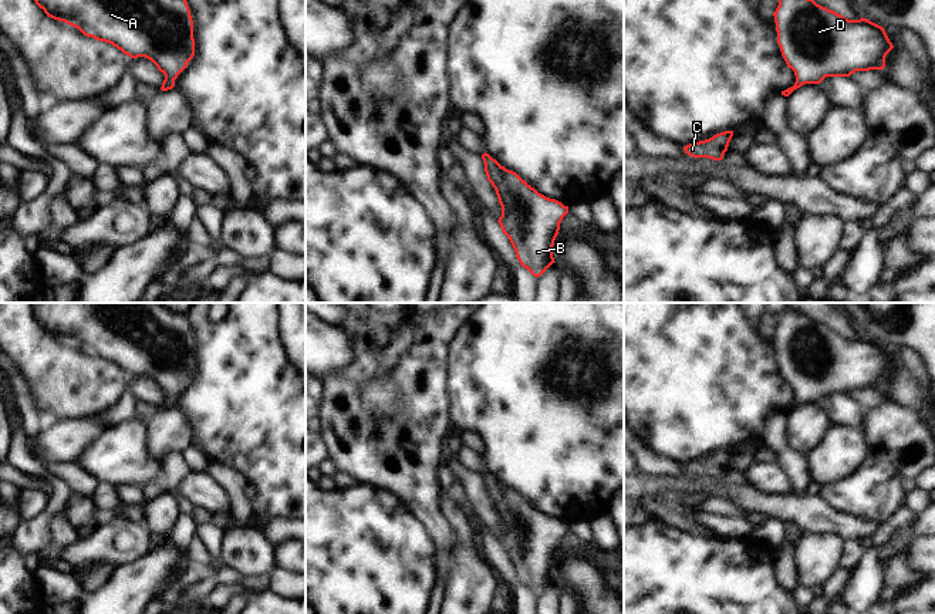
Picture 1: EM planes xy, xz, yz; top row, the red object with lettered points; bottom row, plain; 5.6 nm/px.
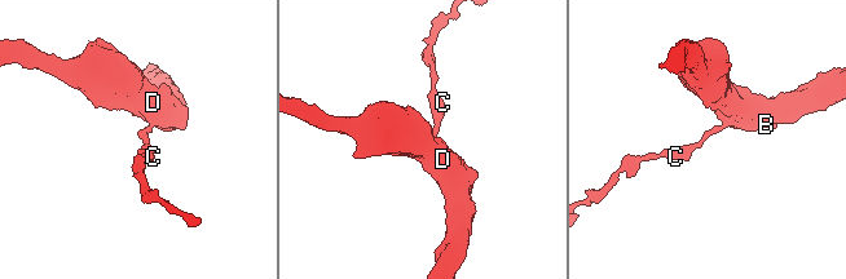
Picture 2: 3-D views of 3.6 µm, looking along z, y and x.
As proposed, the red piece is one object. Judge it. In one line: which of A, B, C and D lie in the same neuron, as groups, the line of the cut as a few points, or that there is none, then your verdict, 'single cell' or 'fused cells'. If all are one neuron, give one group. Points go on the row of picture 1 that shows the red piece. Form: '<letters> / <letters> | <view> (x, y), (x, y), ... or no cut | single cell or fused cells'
A B C D | no cut | single cell

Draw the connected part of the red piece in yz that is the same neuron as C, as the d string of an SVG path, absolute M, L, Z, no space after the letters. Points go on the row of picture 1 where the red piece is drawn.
M725 131L713 135L709 139L692 142L683 146L683 151L692 158L709 158L713 161L722 161L732 136L733 131Z

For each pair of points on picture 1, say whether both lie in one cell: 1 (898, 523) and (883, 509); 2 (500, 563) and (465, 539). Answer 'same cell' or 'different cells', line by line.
1: different cells
2: different cells

